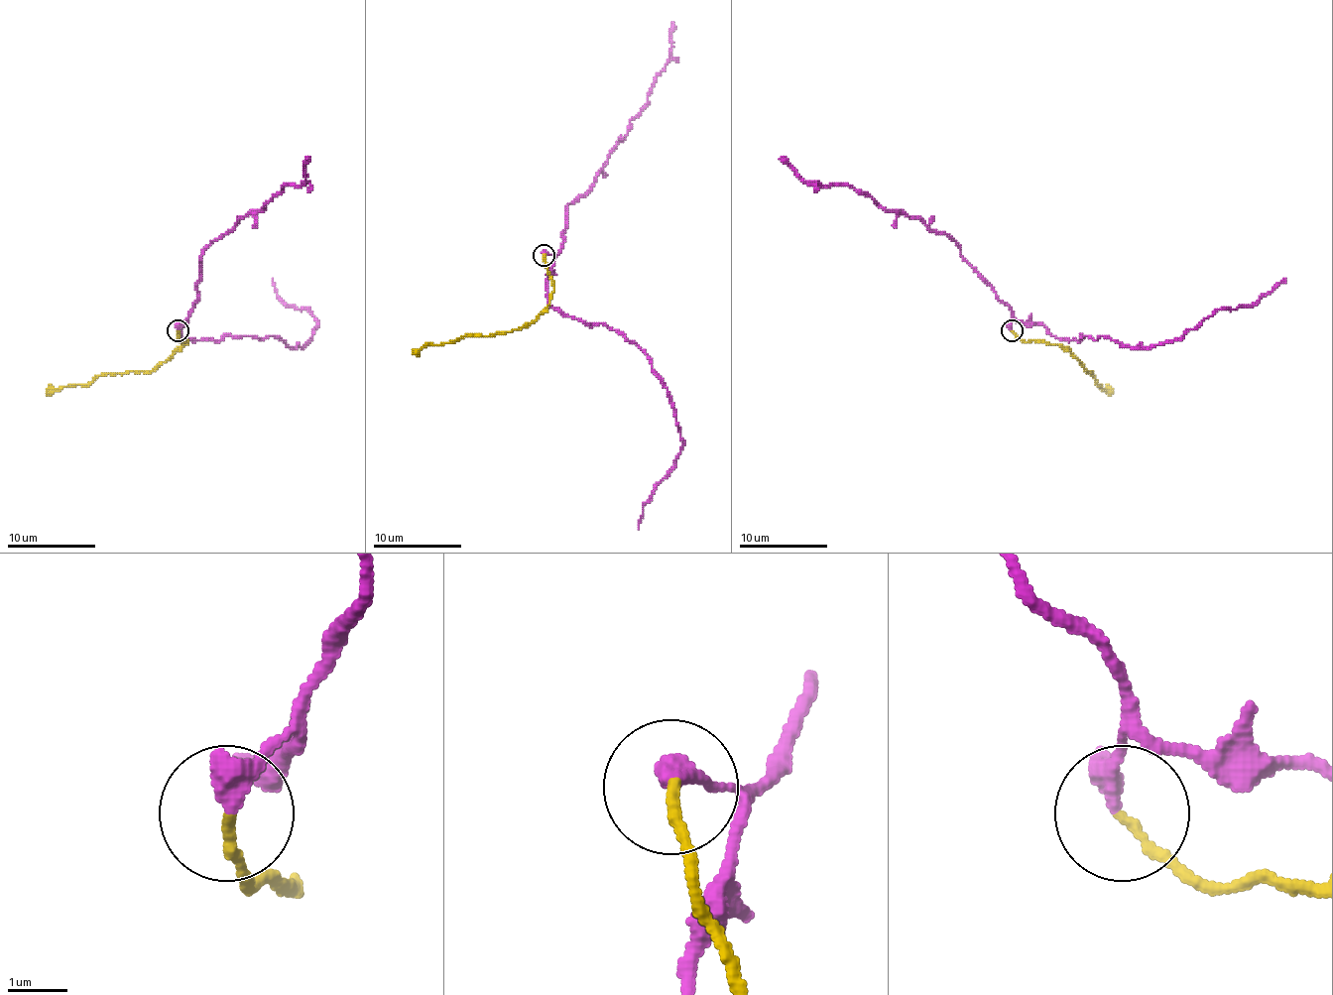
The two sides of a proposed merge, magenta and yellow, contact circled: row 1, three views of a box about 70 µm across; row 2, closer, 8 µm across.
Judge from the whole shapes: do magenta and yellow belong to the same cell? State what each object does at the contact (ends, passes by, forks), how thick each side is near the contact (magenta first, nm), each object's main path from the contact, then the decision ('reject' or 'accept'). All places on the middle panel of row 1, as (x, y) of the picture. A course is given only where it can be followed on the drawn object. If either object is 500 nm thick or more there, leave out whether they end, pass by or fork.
magenta ends there; yellow ends there; 420 nm thick on the magenta side, 180 nm on the other; magenta runs (543, 254), (551, 254), (554, 263), (549, 306), (618, 329), (666, 389), (682, 446), (643, 507), (638, 529); yellow runs (543, 254), (554, 292), (549, 306), (534, 320), (517, 329), (425, 345), (413, 354); reject

